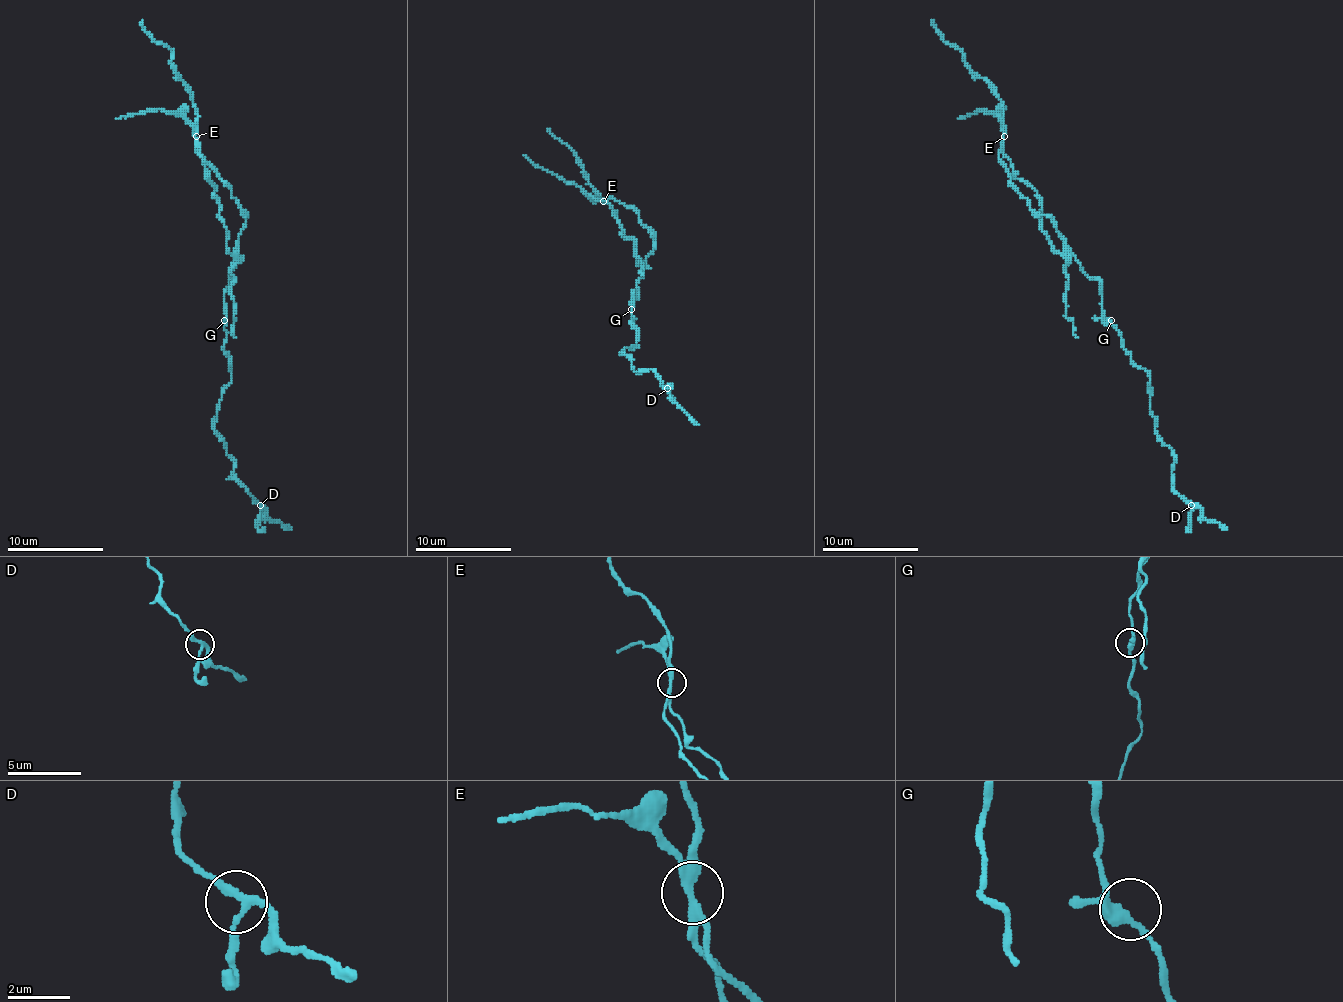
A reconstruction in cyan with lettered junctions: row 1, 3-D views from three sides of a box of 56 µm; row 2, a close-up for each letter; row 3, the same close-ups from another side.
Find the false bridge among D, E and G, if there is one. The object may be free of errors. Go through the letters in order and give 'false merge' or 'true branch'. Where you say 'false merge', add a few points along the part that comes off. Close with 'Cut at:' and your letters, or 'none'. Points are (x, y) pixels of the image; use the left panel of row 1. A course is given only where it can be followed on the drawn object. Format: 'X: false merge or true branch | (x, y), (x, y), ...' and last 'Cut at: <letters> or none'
D: true branch
E: false merge | (195, 135), (195, 152), (205, 162), (205, 174), (226, 231), (226, 251), (234, 260), (236, 337)
G: true branch
Cut at: E

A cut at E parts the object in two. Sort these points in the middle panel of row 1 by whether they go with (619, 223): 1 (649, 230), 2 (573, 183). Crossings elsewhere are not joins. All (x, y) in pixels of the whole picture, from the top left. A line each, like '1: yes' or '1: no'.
1: no
2: no

